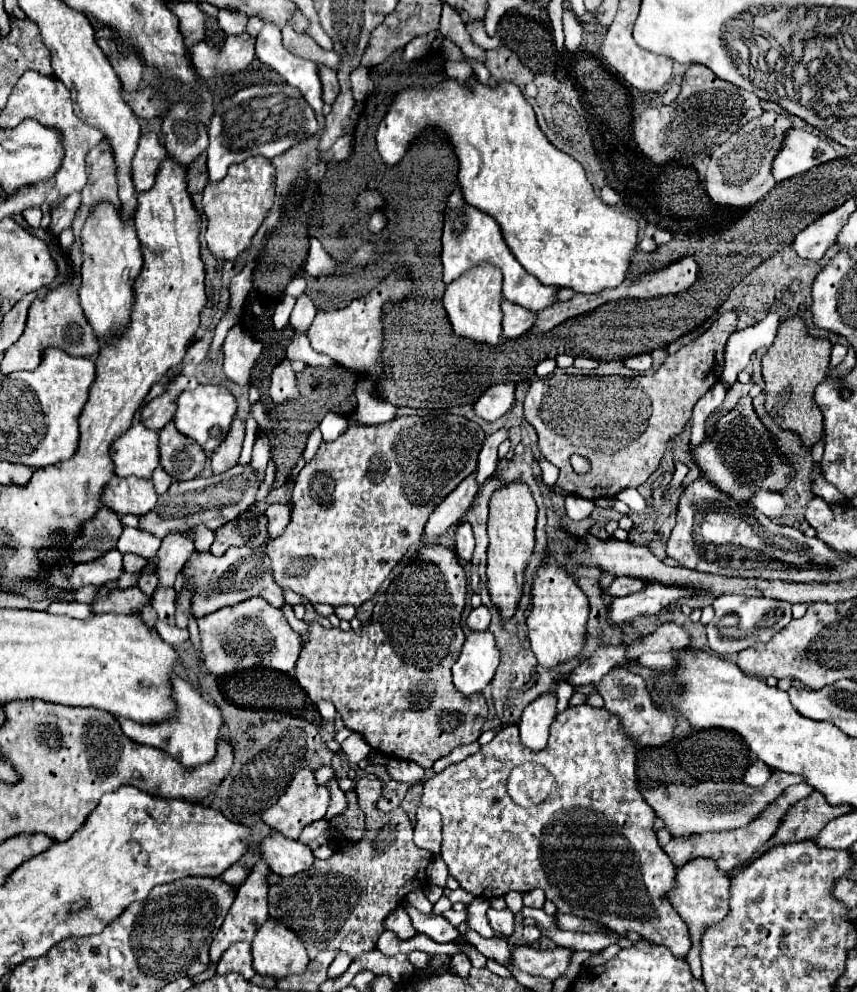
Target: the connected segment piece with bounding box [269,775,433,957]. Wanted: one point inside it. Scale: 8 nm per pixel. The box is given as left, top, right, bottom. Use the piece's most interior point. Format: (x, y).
(341, 903)

